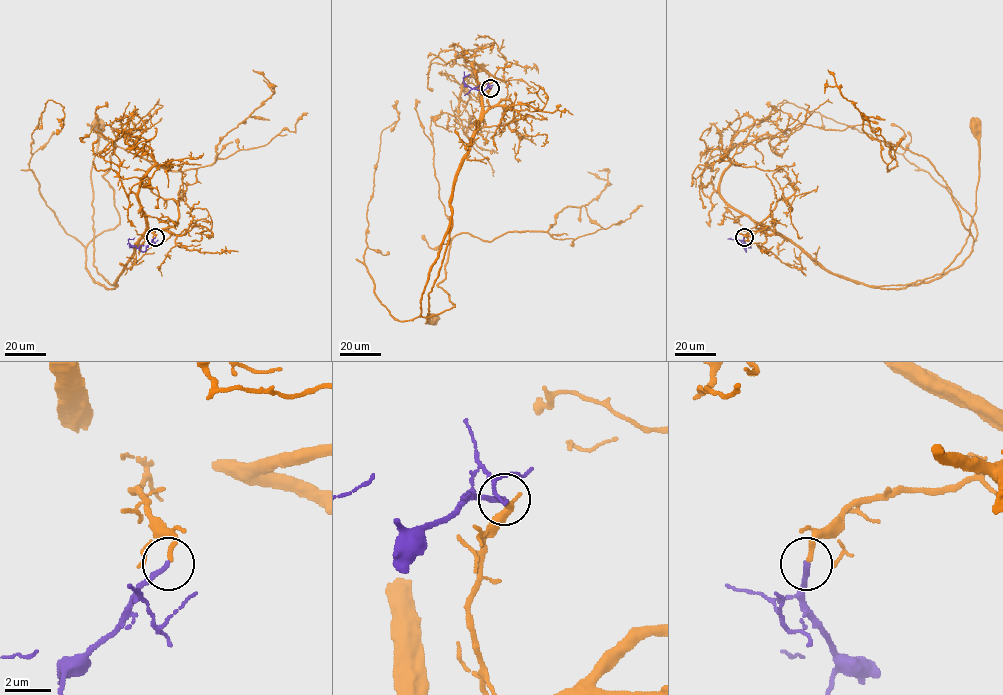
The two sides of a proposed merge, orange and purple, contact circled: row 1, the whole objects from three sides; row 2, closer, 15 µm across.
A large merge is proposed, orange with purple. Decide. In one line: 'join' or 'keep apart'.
join

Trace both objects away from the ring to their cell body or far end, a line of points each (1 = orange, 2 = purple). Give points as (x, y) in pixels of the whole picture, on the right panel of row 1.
1: (744, 237), (772, 229), (826, 269), (868, 285), (909, 284), (940, 273), (966, 243), (976, 210), (975, 123)
2: (744, 237), (746, 251), (730, 238)

